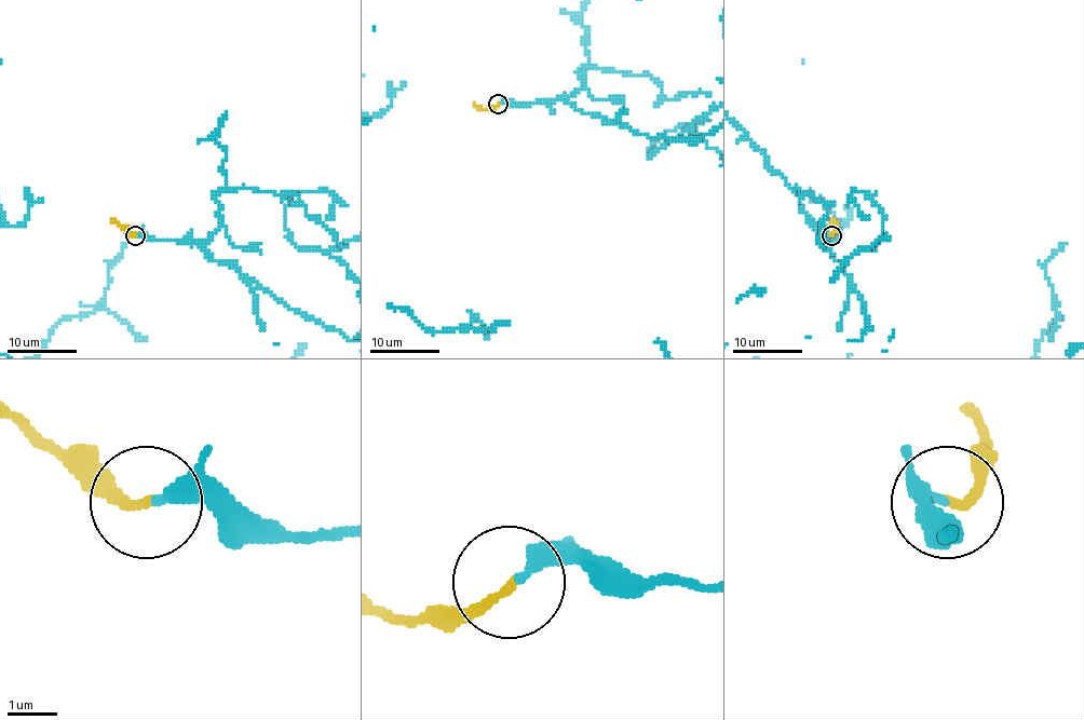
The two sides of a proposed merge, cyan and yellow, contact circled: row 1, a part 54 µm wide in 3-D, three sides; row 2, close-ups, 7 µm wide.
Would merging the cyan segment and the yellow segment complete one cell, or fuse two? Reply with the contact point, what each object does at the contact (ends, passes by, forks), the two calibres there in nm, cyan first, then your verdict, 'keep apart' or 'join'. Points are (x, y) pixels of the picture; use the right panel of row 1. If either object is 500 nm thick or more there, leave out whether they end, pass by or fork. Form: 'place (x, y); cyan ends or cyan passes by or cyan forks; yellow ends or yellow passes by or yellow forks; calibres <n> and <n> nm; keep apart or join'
place (831, 235); cyan ends; yellow ends; calibres 280 and 200 nm; join

